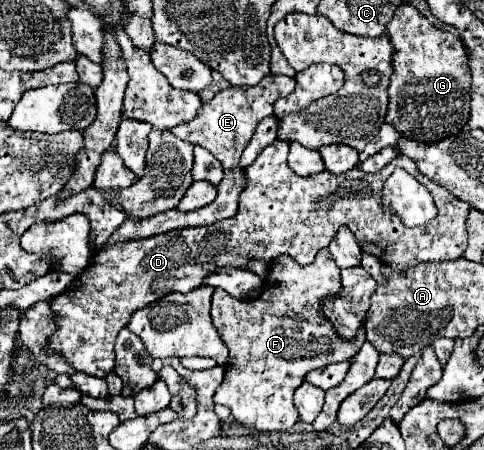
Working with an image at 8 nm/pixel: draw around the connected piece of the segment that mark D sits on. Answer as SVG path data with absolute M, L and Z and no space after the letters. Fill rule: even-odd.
M274 140L258 154L252 162L254 178L250 176L246 192L240 194L240 210L234 218L204 228L180 228L168 234L124 242L122 246L112 246L92 256L82 276L74 278L72 284L52 300L52 310L58 314L58 330L50 336L50 352L62 352L78 372L104 378L114 368L116 336L136 310L170 292L190 292L202 286L218 268L232 266L246 270L252 260L272 262L278 254L288 254L300 266L306 266L320 248L330 244L342 224L354 232L364 252L400 270L418 262L454 260L462 256L466 248L468 202L462 202L420 174L416 164L404 154L398 154L374 174L352 168L338 176L324 170L306 178L290 170L286 156L288 142L284 140ZM396 166L410 172L432 192L438 216L428 224L408 228L400 224L397 215L380 205L382 182Z

